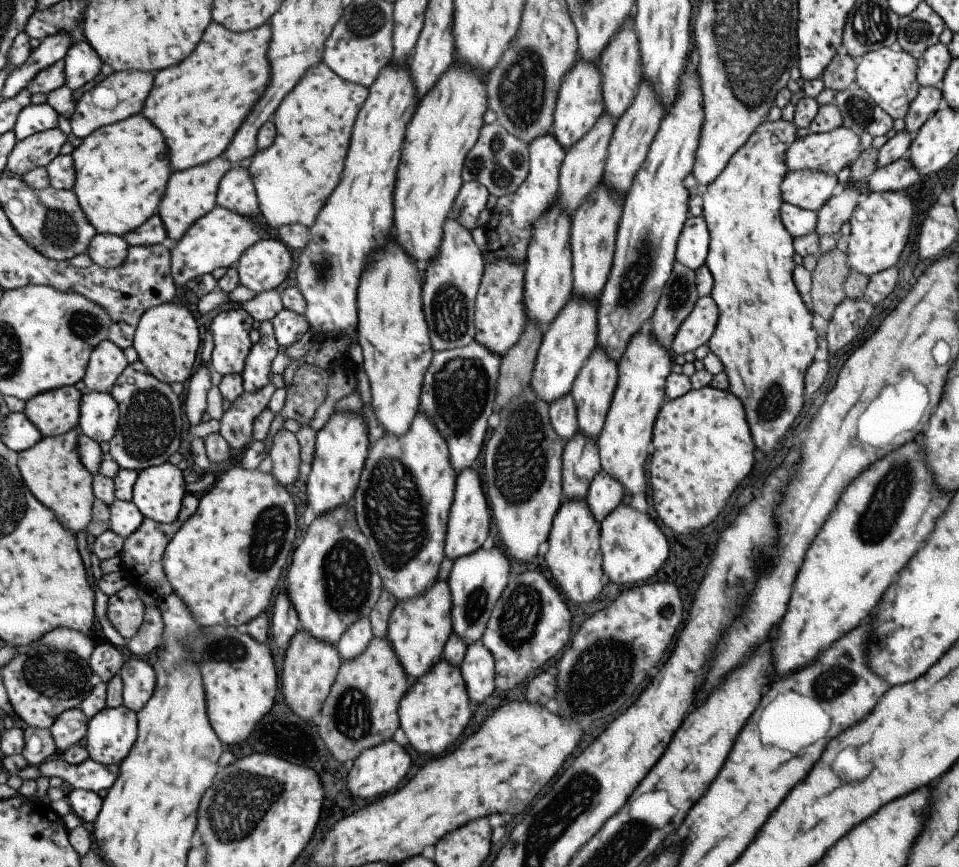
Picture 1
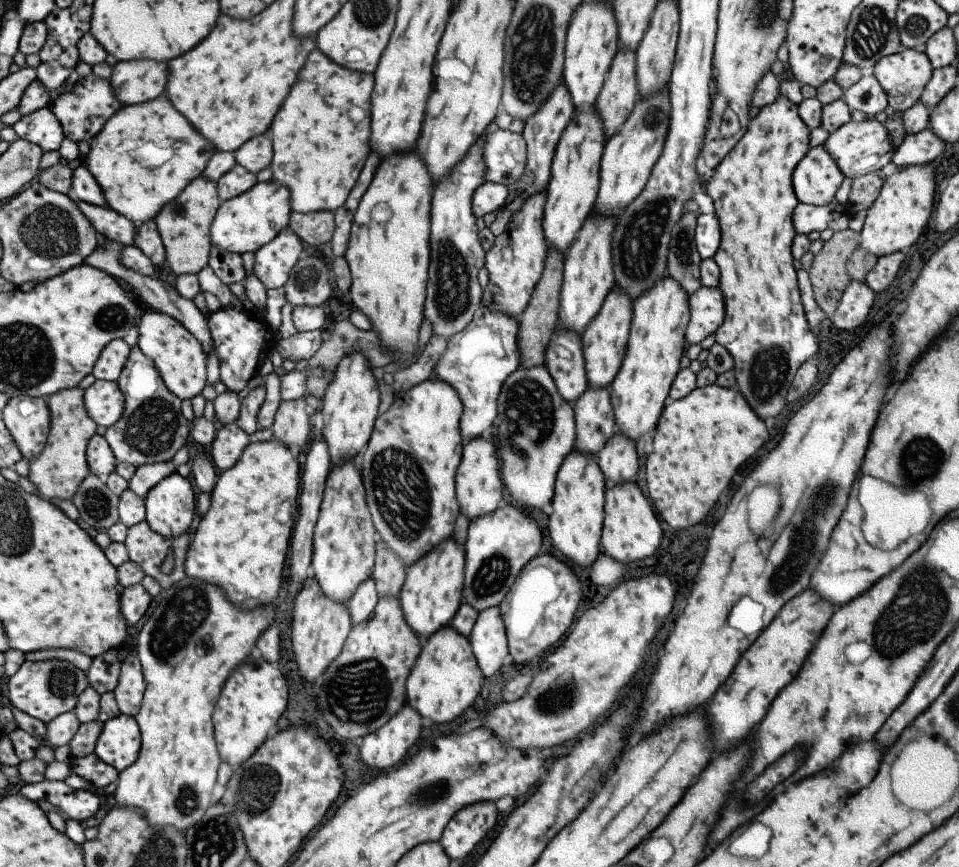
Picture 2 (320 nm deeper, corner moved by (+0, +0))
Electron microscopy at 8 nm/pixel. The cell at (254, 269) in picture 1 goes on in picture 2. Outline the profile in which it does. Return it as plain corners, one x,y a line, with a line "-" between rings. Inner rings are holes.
287,226
254,252
251,272
266,288
283,286
289,271
303,254
300,238

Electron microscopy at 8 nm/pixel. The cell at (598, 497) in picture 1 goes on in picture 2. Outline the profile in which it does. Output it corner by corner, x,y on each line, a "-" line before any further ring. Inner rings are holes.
615,431
596,452
596,463
602,470
606,485
622,483
633,478
639,468
634,444
634,440

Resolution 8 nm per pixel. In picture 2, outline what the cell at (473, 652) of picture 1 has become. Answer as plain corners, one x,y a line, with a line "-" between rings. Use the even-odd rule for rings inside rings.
497,607
476,614
468,641
482,676
493,676
509,658
504,624

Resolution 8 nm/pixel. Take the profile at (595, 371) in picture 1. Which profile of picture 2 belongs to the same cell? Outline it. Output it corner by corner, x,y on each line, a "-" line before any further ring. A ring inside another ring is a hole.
611,289
603,299
597,314
582,330
580,339
582,342
582,355
587,387
608,388
619,370
623,355
625,354
630,320
632,315
632,301
630,296
619,289

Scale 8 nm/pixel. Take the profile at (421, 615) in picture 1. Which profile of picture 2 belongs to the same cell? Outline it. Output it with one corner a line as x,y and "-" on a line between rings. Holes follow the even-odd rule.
451,534
437,547
431,547
421,559
406,567
404,581
397,597
405,622
420,640
450,624
461,603
464,562
464,548
453,539

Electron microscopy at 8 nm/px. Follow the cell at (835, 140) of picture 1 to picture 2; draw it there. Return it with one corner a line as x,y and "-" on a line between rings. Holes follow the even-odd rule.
863,119
859,122
849,121
828,134
823,146
829,156
836,162
844,177
854,179
857,175
866,175
879,170
891,162
894,146
890,141
884,123
875,119

